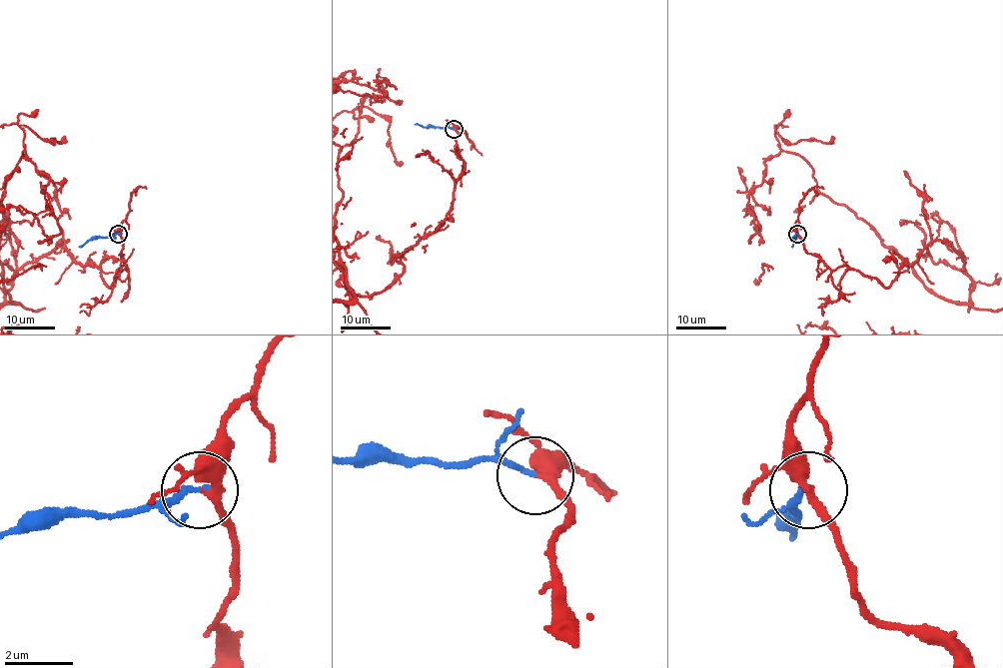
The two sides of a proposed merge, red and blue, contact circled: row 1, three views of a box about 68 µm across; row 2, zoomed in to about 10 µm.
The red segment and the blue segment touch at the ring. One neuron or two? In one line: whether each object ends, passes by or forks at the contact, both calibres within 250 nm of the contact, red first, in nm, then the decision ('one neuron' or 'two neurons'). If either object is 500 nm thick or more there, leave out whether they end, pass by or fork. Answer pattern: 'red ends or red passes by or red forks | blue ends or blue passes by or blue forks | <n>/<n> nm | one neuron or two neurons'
red passes by | blue ends | 280/180 nm | one neuron

